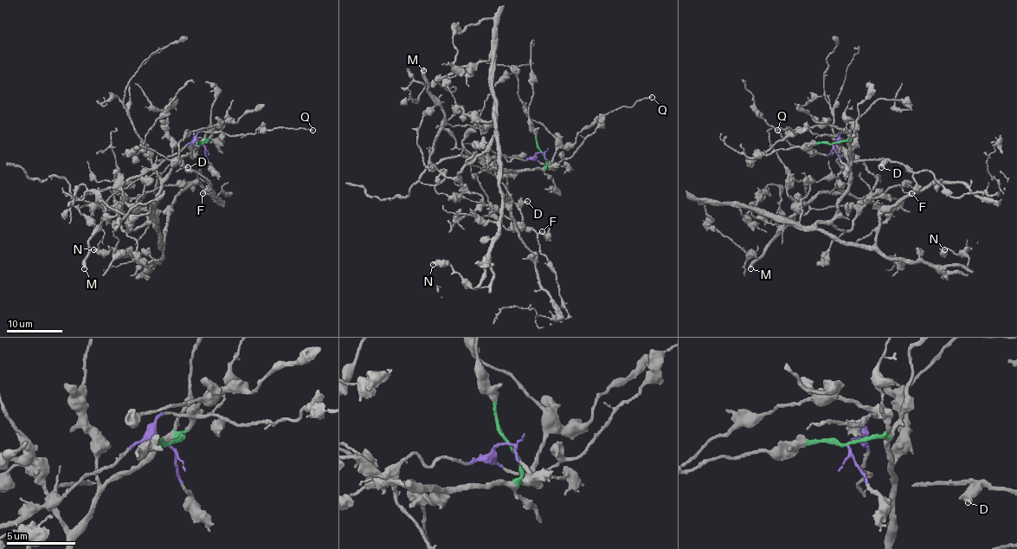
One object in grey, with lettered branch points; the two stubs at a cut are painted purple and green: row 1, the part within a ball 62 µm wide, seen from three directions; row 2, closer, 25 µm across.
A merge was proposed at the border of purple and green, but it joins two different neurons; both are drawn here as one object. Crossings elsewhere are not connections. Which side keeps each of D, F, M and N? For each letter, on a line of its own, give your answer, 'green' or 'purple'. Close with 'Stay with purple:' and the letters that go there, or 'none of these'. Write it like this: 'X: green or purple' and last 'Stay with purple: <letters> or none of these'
D: purple
F: purple
M: purple
N: green
Stay with purple: D, F, M

